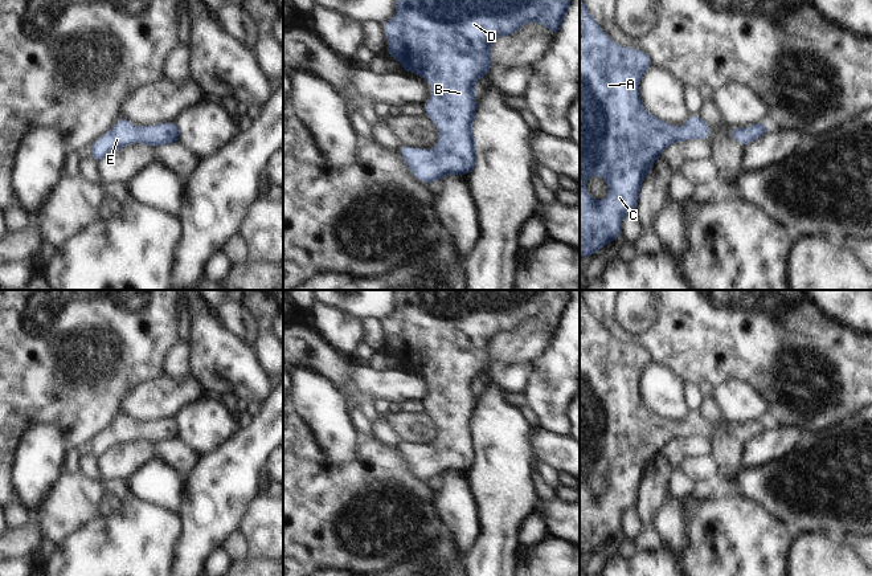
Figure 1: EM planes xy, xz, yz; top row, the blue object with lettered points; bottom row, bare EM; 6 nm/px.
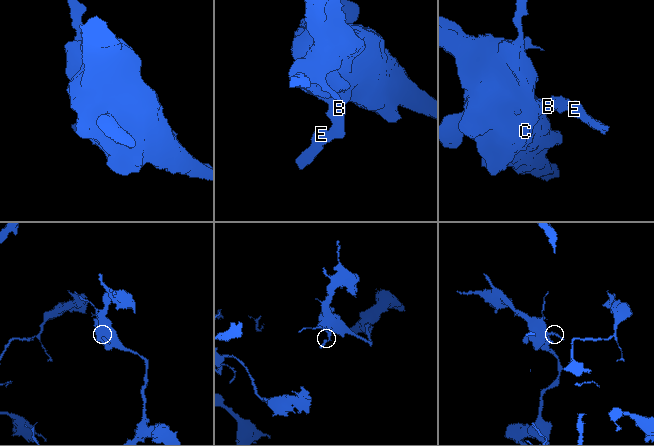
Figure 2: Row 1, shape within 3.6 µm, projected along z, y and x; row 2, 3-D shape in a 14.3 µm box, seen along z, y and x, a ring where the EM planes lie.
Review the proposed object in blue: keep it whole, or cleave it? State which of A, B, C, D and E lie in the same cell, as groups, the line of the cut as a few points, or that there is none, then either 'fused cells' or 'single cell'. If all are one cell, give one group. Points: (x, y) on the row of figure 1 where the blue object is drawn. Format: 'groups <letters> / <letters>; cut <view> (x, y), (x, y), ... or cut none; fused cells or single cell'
groups A B C D E; cut none; single cell

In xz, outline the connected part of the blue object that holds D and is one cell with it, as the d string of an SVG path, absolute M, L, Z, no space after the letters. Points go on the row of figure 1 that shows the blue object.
M396 0L397 13L386 21L386 53L396 58L405 72L419 74L431 83L433 94L423 105L425 114L437 124L441 138L431 151L409 148L404 144L398 151L414 177L434 184L446 175L468 175L475 164L475 136L472 123L478 110L475 82L491 70L491 46L498 37L516 33L524 24L540 23L554 36L558 33L572 0Z

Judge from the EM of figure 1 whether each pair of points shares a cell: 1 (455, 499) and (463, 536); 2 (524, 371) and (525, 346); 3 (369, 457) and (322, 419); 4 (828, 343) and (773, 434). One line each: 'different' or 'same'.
1: same
2: different
3: different
4: different

